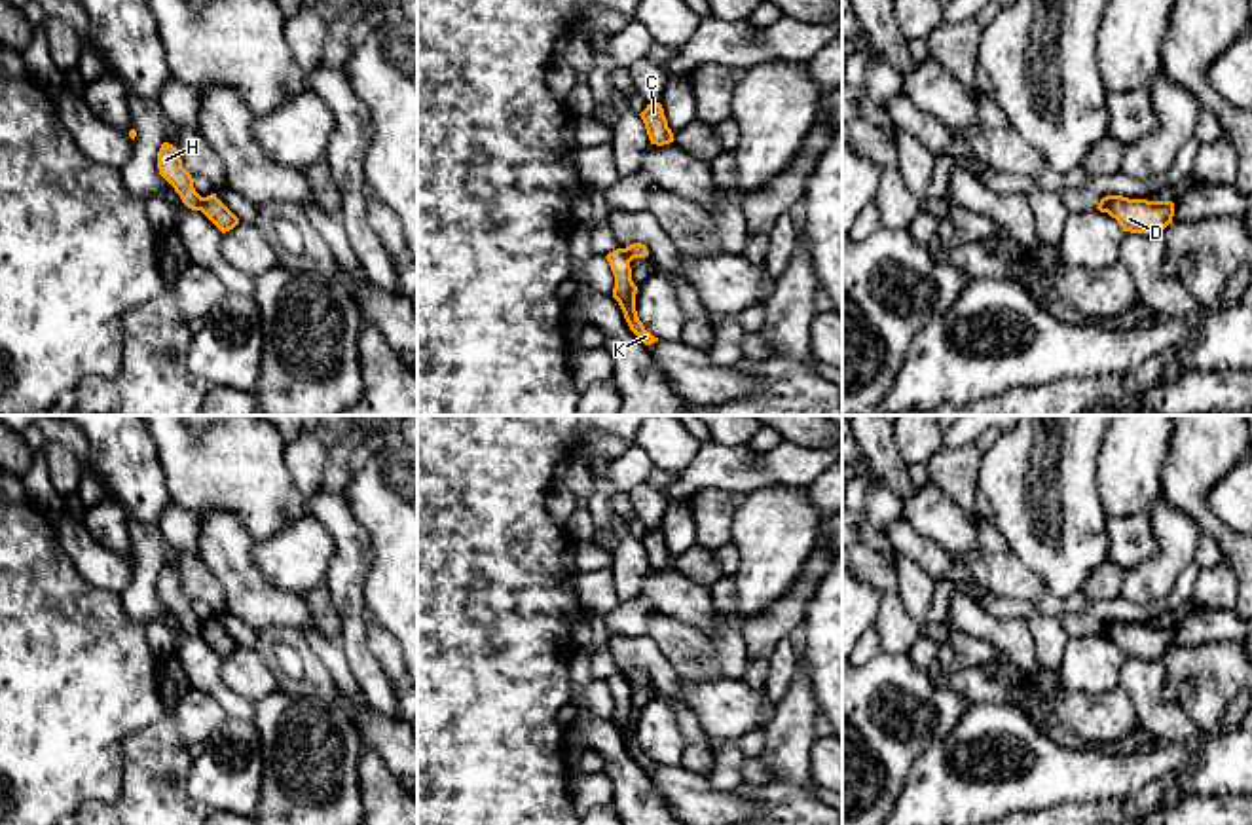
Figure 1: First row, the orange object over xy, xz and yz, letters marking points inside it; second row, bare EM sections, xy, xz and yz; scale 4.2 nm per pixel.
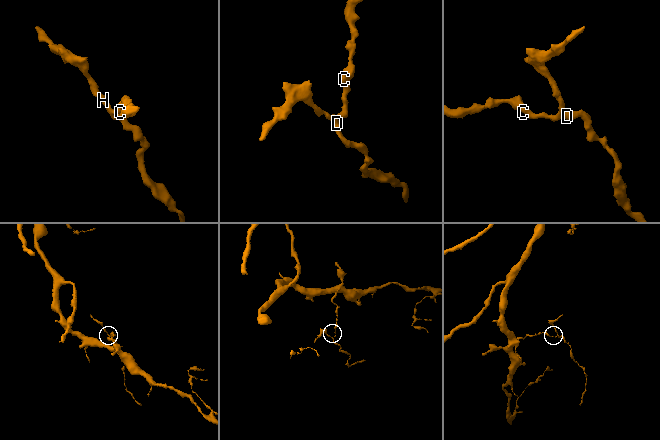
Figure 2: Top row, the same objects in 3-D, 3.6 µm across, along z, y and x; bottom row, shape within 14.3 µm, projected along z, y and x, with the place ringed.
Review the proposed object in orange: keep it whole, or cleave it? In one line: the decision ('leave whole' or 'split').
split

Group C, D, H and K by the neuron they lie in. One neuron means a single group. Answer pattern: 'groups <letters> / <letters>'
groups C / D H K

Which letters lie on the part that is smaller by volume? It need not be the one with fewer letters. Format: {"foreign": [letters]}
{"foreign": ["D", "H", "K"]}

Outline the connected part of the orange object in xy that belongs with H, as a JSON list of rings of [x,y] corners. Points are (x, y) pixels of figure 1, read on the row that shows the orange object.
[[[163,142],[157,152],[159,174],[175,188],[182,203],[192,211],[201,211],[203,197],[193,188],[192,174],[182,167],[178,150]]]

